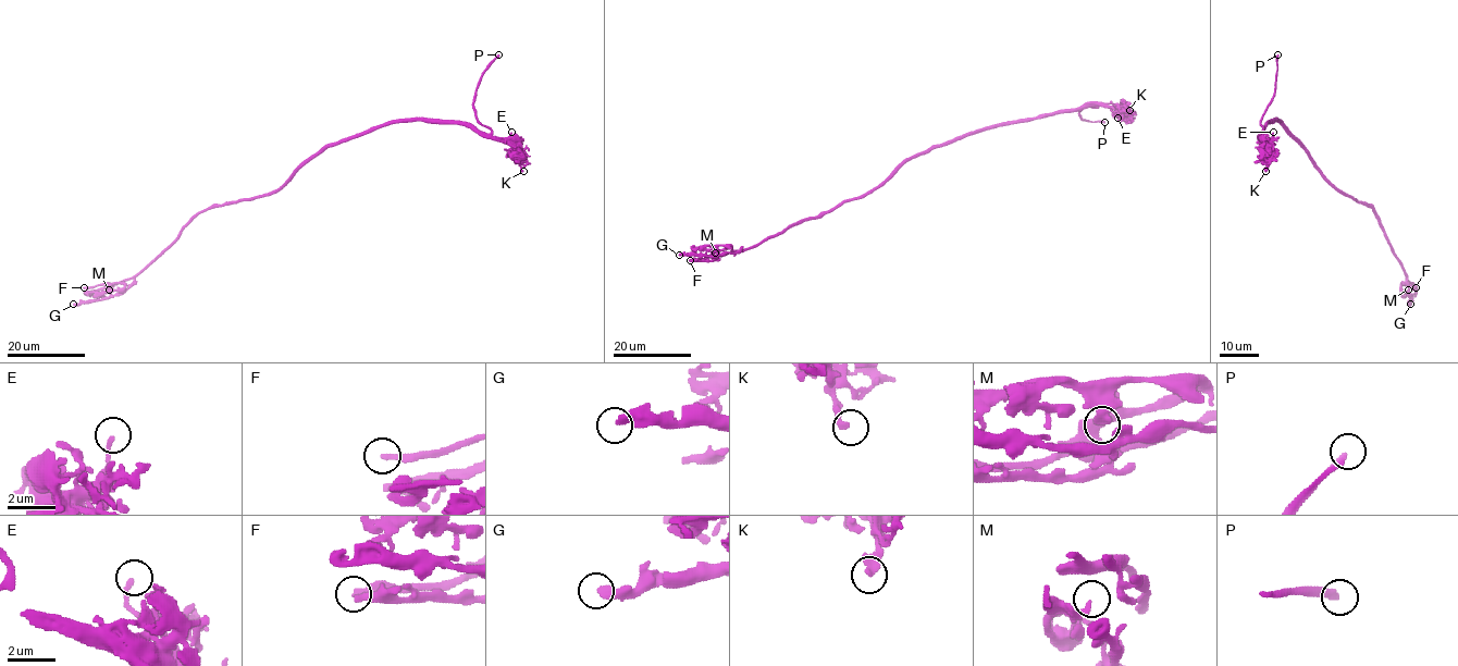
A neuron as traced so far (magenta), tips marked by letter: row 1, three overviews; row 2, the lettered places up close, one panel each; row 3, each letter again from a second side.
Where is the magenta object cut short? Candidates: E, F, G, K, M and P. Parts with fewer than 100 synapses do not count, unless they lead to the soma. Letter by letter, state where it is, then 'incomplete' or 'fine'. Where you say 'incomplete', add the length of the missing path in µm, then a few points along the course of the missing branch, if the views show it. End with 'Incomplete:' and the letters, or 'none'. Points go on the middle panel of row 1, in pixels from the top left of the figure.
E: place (1117, 118); fine
F: place (690, 260); fine
G: place (679, 255); fine
K: place (1129, 110); fine
M: place (715, 253); fine
P: place (1104, 122); incomplete; missing 25 µm; course (1104, 122), (1115, 123), (1127, 113), (1124, 101), (1116, 93), (1119, 88)
Incomplete: P

